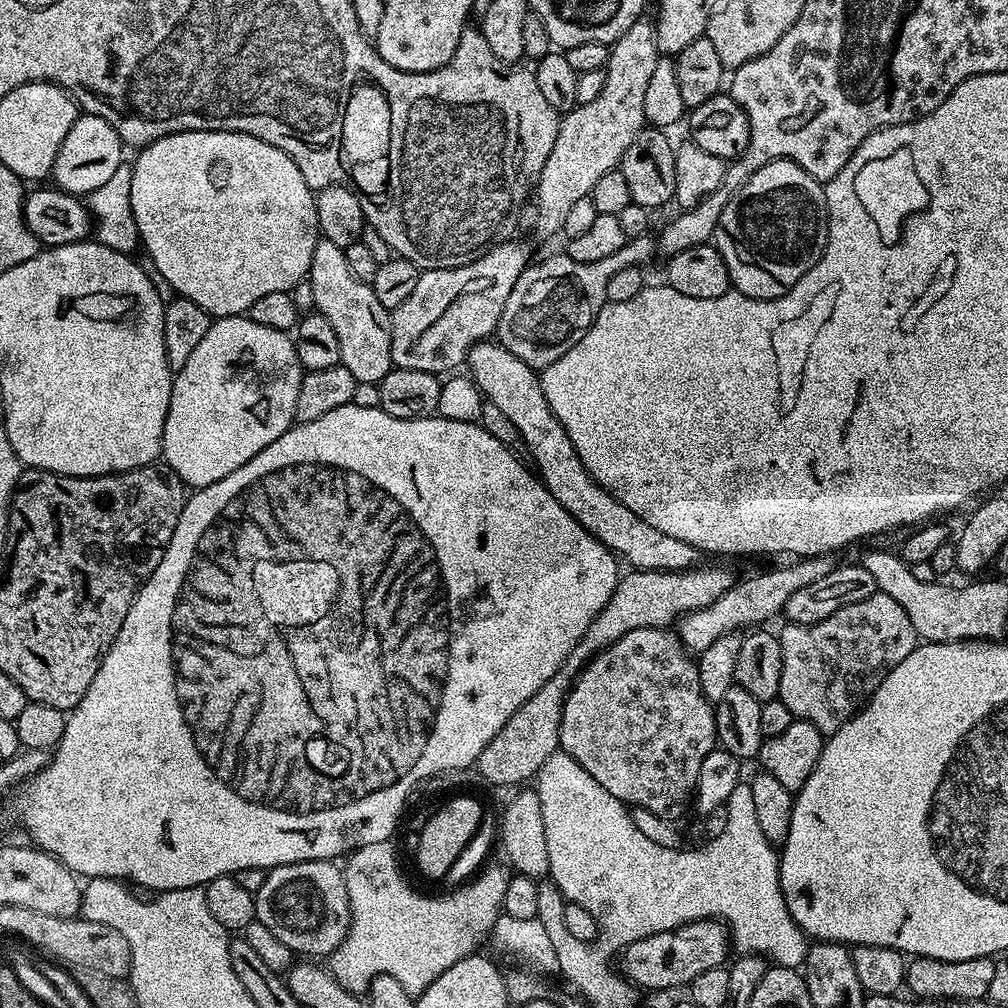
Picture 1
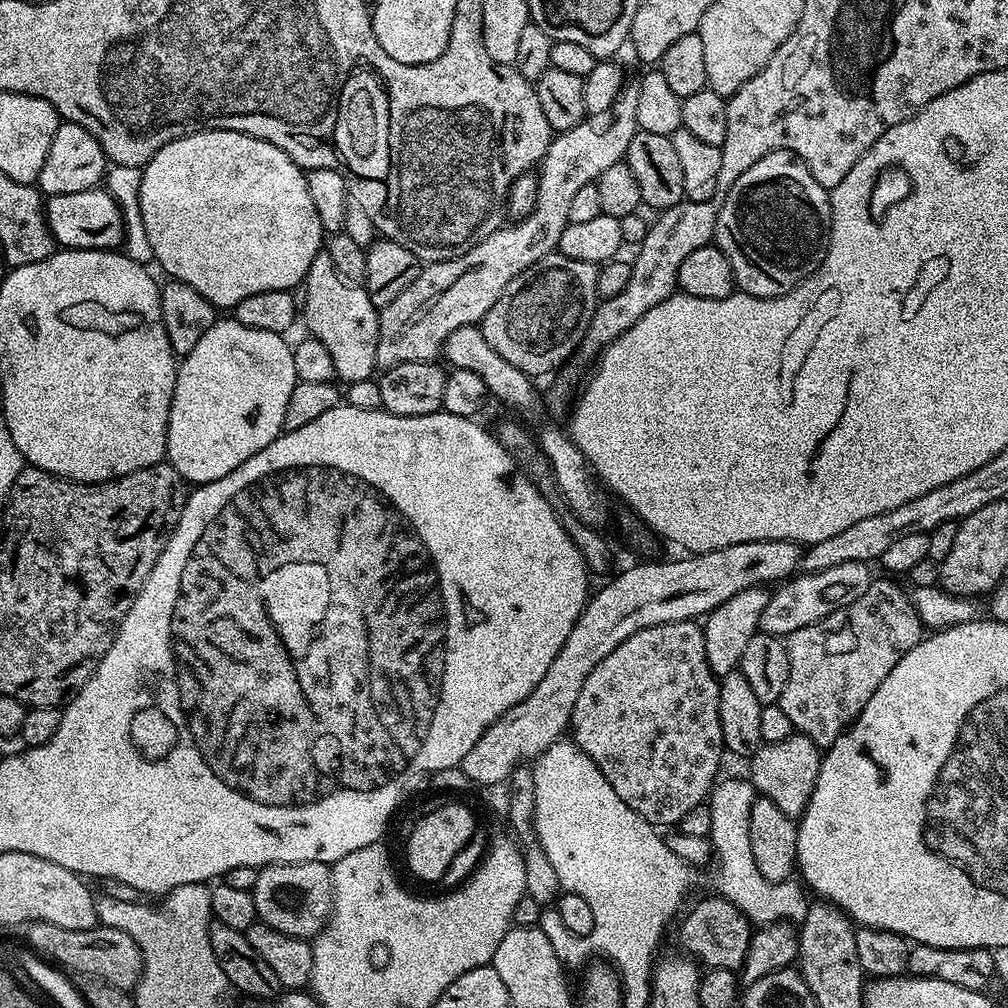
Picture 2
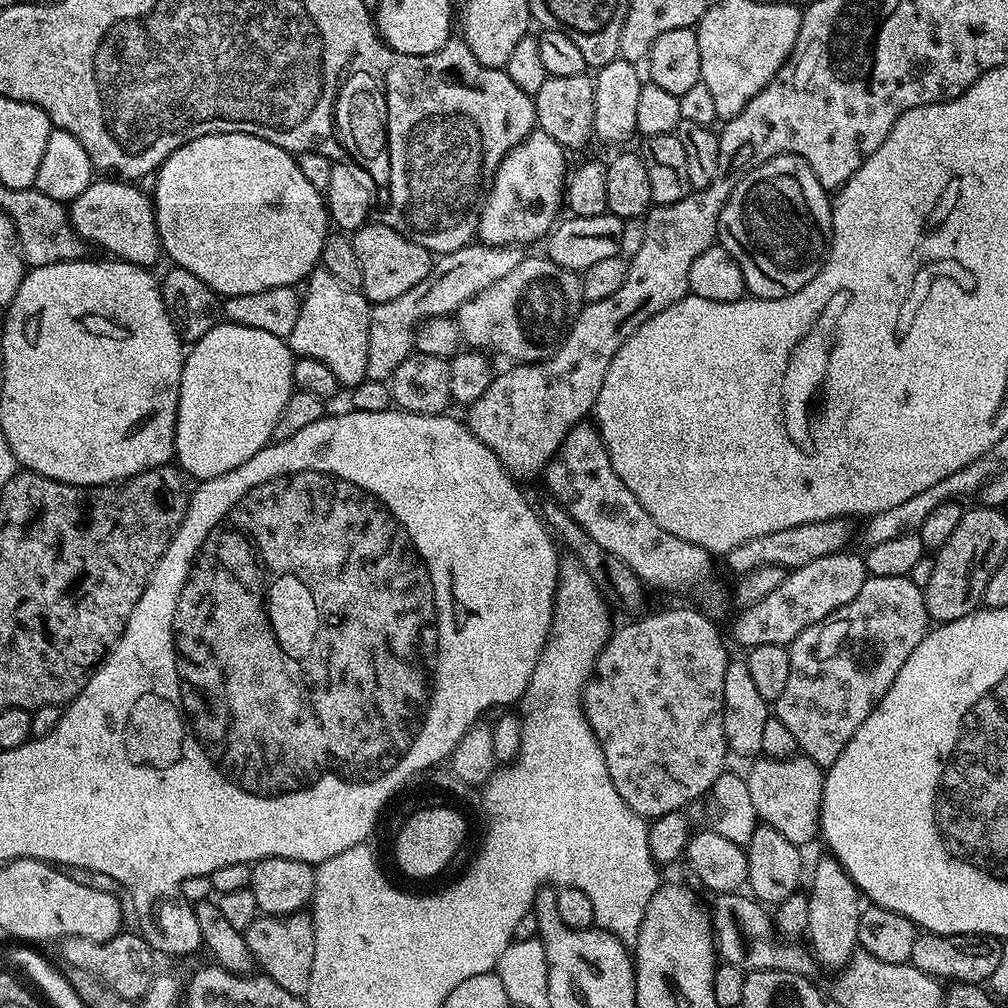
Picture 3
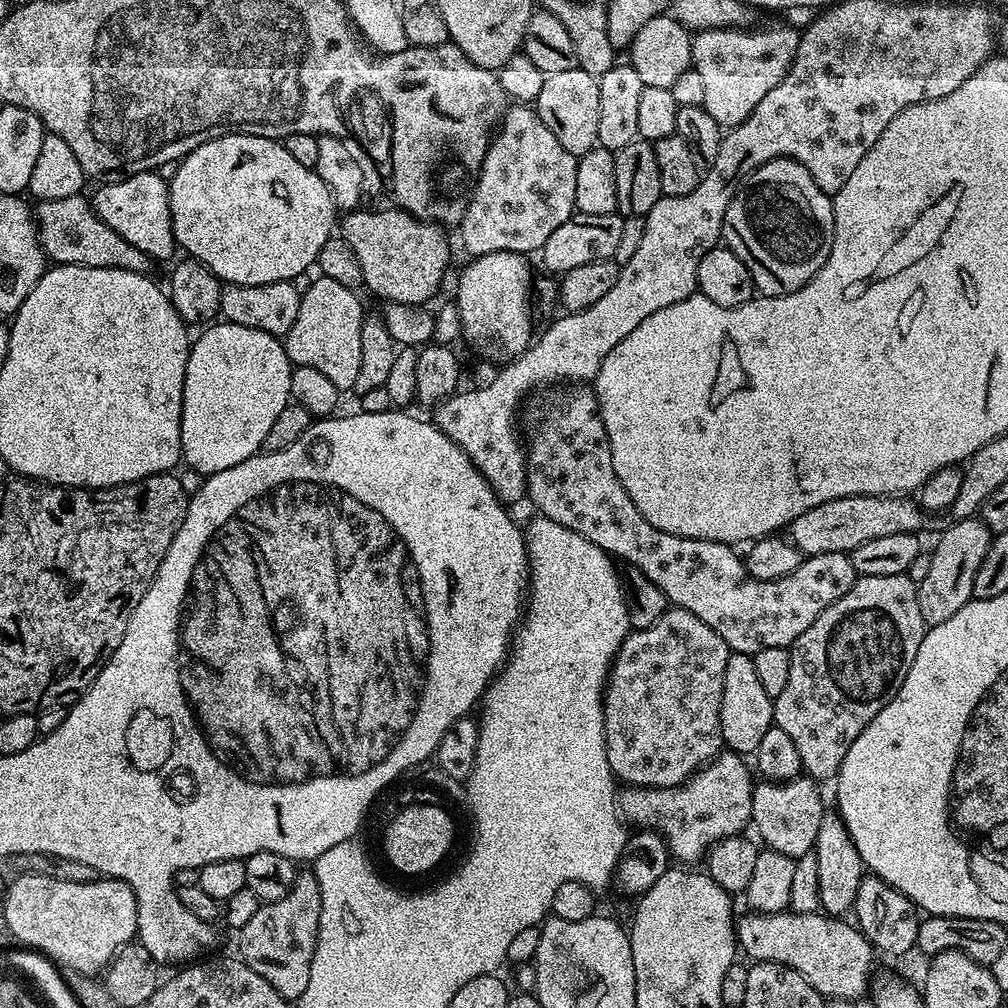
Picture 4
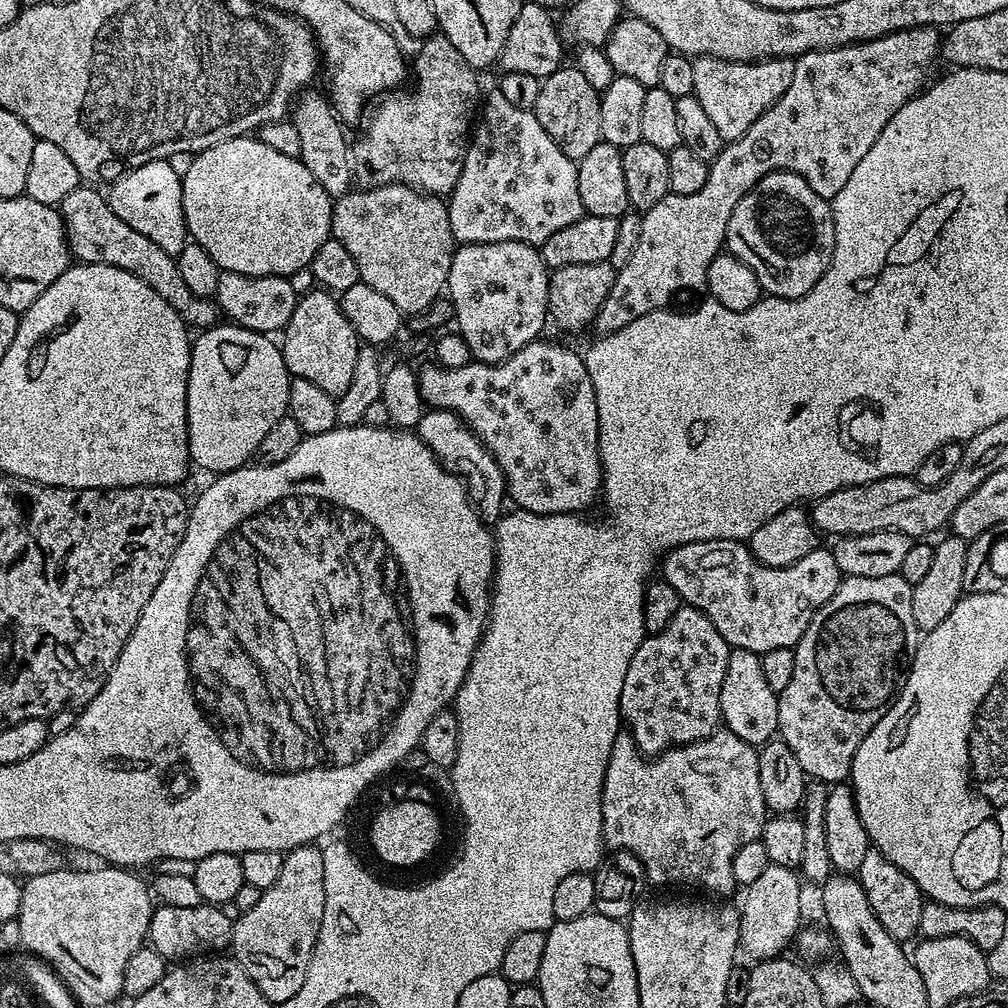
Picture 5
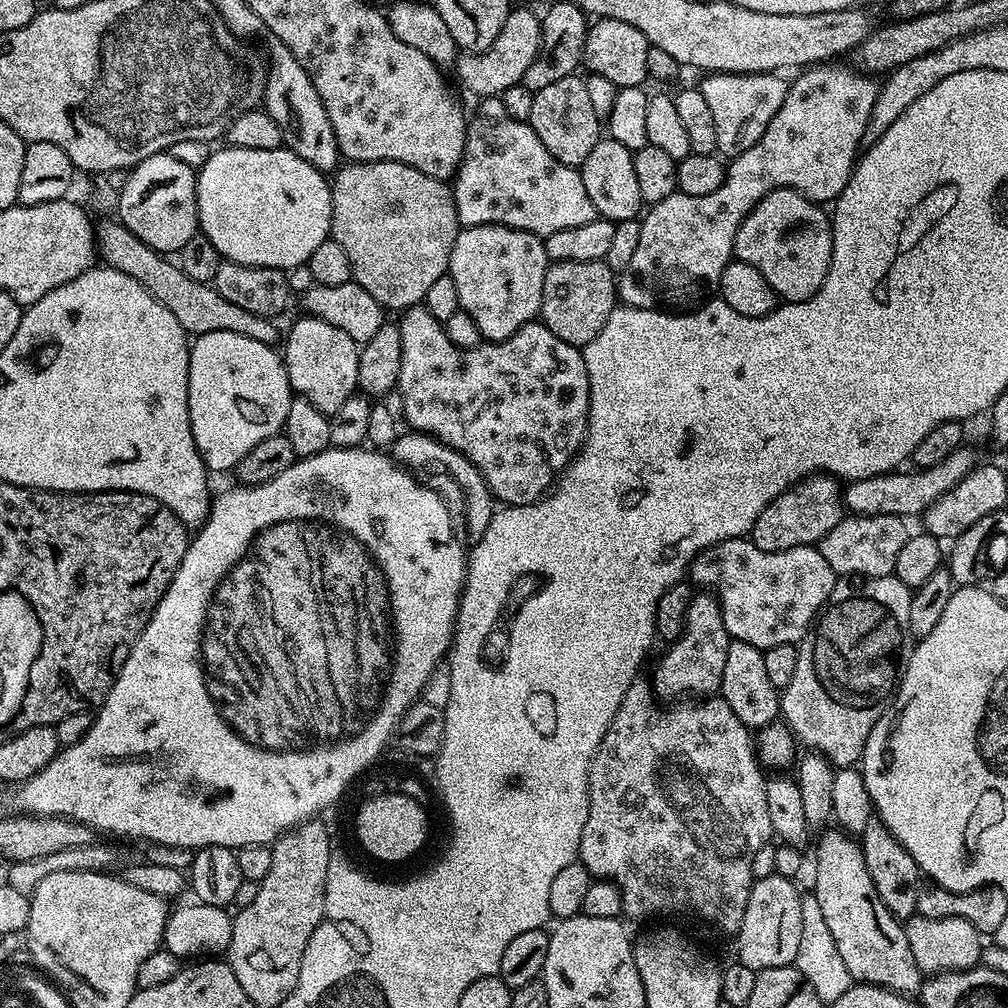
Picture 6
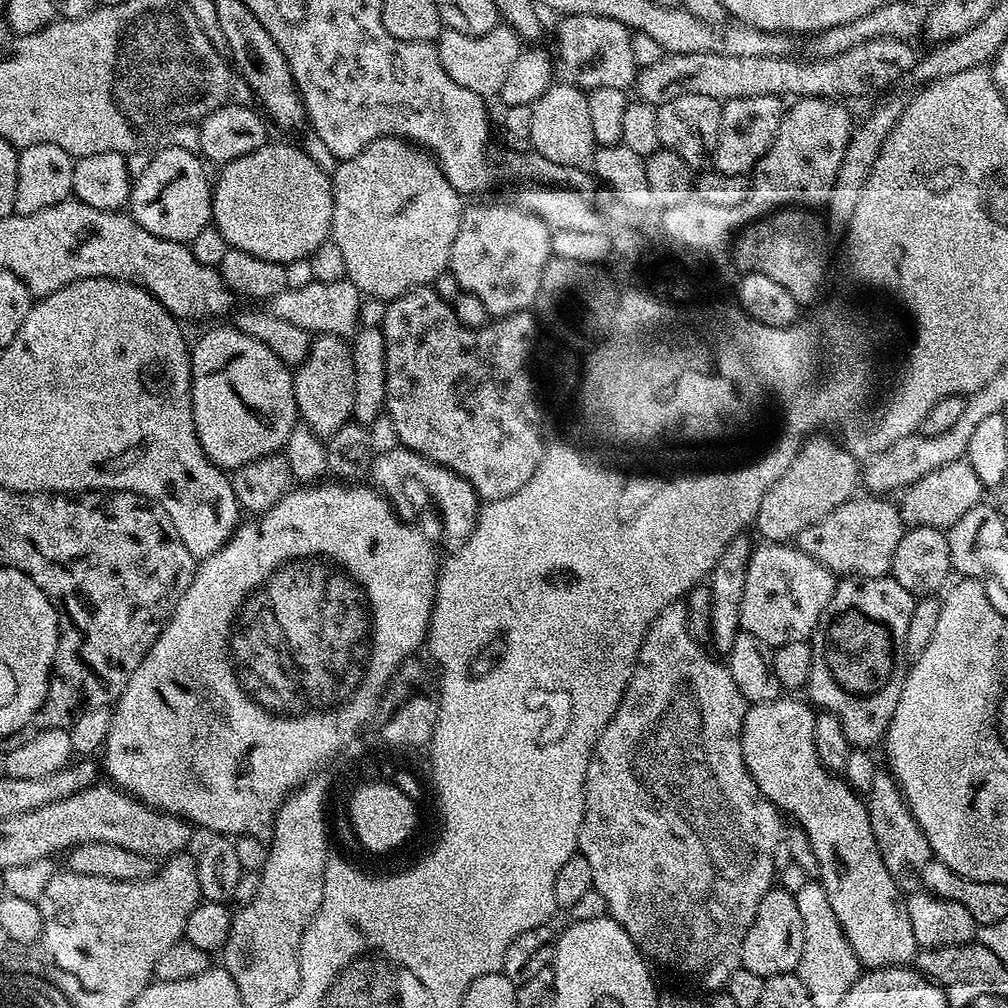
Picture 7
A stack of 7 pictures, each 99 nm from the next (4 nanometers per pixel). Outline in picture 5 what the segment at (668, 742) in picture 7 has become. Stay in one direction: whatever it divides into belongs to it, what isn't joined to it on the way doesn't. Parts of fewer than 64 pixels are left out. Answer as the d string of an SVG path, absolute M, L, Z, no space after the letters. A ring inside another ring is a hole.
M717 730L704 740L693 744L682 744L675 748L667 748L659 756L651 758L644 755L637 748L634 738L627 734L621 734L614 738L614 746L610 750L610 758L604 775L602 786L602 830L604 831L604 843L609 849L622 852L632 852L642 862L644 874L649 885L652 884L681 884L684 888L701 888L704 892L713 892L713 897L728 898L732 891L738 888L732 863L740 847L746 843L760 839L760 832L764 828L764 822L769 815L768 807L764 805L762 798L762 782L758 782L758 751L753 745L742 742L738 734L727 730Z

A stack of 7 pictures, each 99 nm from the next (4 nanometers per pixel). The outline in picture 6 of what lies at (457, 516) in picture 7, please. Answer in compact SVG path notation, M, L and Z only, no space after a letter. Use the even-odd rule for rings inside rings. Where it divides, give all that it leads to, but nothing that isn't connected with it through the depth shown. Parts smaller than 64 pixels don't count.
M408 430L392 443L390 455L417 477L441 476L444 480L453 480L464 491L464 520L468 523L469 536L467 539L475 542L482 538L482 534L486 534L486 526L490 526L490 518L494 511L494 497L484 481L484 475L461 452L446 446L433 436L427 436L424 432Z

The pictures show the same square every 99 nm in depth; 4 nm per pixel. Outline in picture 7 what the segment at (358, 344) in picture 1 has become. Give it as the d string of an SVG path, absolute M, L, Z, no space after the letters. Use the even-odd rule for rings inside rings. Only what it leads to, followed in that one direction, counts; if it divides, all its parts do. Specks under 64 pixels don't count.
M316 336L308 357L295 369L292 389L299 419L307 428L314 430L314 434L318 434L325 442L334 434L338 434L338 430L342 430L342 426L352 420L354 410L354 358L349 341L339 336Z

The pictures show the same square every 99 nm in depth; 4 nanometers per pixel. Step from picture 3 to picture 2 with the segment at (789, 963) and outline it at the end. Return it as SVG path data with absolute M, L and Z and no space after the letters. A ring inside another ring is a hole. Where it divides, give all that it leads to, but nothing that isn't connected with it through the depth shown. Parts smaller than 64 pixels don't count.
M711 894L705 900L700 900L688 913L683 913L684 921L680 924L680 944L685 953L691 959L699 962L705 969L709 968L730 968L739 970L744 966L746 958L746 950L748 943L754 931L753 925L748 923L748 919L740 913L738 906L734 906L731 902L724 899L719 894Z

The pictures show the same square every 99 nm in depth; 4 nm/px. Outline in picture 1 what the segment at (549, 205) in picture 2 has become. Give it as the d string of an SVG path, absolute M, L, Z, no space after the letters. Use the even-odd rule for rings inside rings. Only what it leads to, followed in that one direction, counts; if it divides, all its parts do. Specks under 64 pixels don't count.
M641 18L610 45L608 63L604 65L604 85L594 102L577 104L571 112L563 113L558 130L558 138L554 138L554 150L550 150L550 158L546 158L546 166L542 166L542 174L538 178L534 192L536 212L540 215L540 228L544 232L559 233L566 222L566 213L572 209L574 202L592 195L598 178L602 174L613 171L619 165L622 154L626 154L626 146L634 142L634 138L646 127L642 105L646 94L646 85L654 71L658 59L656 50L656 25L651 19ZM516 242L495 244L474 262L457 268L429 268L421 271L410 298L402 306L391 309L392 333L390 334L390 354L395 367L406 370L422 370L437 374L448 374L465 363L468 352L475 344L487 341L499 325L506 298L514 289L514 284L530 264L528 252Z

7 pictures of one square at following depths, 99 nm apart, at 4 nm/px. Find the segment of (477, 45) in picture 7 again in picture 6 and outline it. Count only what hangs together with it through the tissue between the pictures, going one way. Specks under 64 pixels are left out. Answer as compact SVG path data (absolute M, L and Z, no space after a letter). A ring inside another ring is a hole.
M513 7L508 13L506 22L502 22L502 31L498 38L484 52L460 54L456 57L454 71L460 79L460 84L468 92L473 92L476 98L486 96L501 96L510 86L523 81L530 62L540 52L542 30L540 29L541 17L535 16L528 8Z

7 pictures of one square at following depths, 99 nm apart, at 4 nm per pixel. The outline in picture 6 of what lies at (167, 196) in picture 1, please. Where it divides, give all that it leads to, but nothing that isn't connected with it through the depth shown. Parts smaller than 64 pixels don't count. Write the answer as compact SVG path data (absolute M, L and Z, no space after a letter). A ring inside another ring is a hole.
M223 146L196 172L196 209L200 219L199 231L220 251L221 257L233 260L246 266L266 266L267 268L283 268L289 270L300 264L307 264L310 254L322 246L322 242L329 239L332 231L332 185L325 173L319 172L310 162L302 162L298 154L291 152L289 148L278 147L274 150L250 150L249 148L234 148Z

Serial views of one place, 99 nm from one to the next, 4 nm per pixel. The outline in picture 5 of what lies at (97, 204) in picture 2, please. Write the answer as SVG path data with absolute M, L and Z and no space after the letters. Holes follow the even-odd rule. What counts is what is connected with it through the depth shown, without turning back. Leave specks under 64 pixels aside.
M151 160L137 168L130 168L119 180L107 189L108 204L126 222L126 226L134 226L138 234L146 234L150 242L162 246L166 254L177 256L182 246L189 243L188 227L184 221L182 206L182 186L184 181L181 173L176 172L175 163L168 160Z

